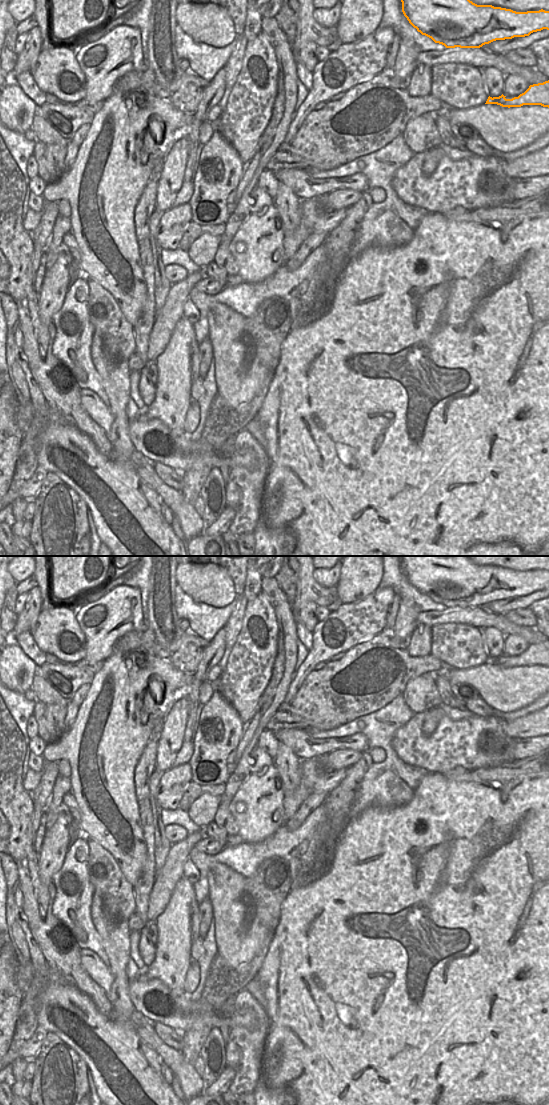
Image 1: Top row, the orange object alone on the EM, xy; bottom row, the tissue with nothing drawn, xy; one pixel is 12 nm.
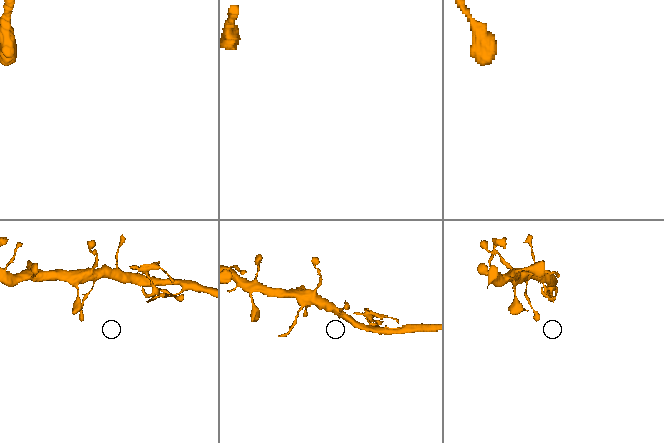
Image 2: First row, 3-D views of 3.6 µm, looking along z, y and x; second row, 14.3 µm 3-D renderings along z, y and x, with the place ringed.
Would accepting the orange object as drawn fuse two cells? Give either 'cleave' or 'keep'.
cleave

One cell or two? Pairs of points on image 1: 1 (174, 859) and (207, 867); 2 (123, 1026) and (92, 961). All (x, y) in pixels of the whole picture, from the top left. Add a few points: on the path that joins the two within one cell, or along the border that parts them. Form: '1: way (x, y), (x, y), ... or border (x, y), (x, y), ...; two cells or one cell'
1: border (193, 846), (187, 858); two cells
2: border (109, 966), (113, 976), (110, 990); two cells

